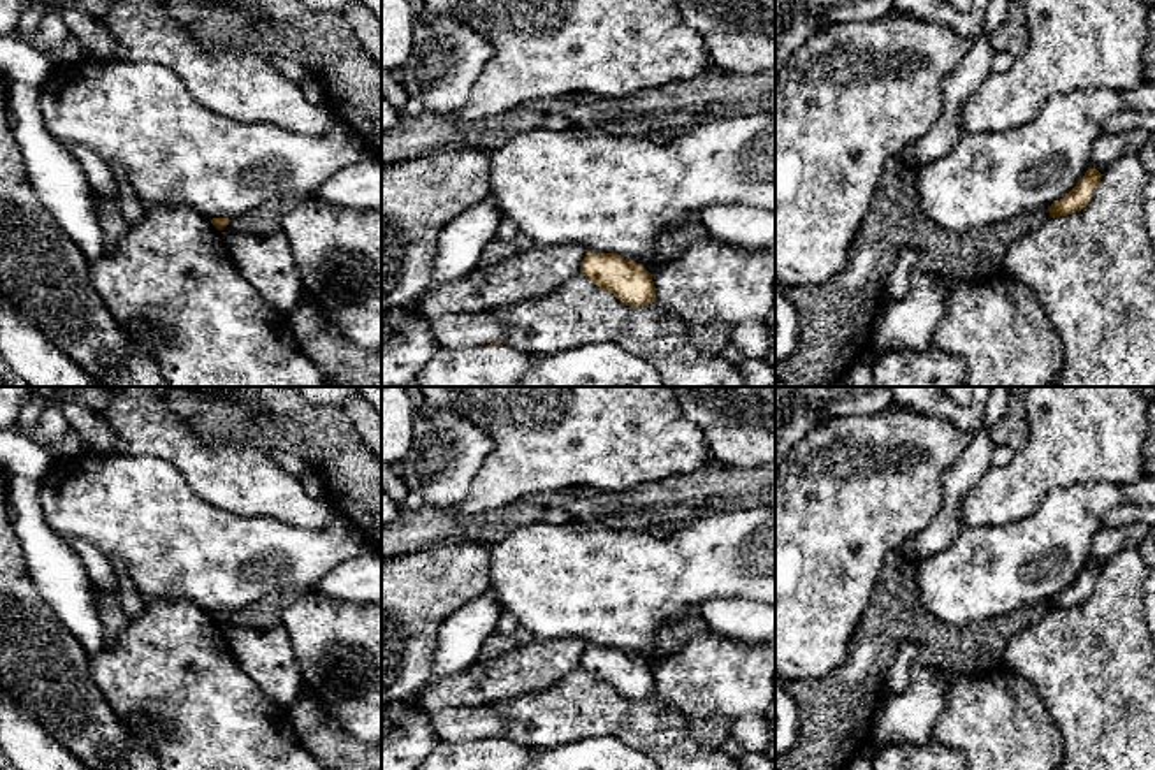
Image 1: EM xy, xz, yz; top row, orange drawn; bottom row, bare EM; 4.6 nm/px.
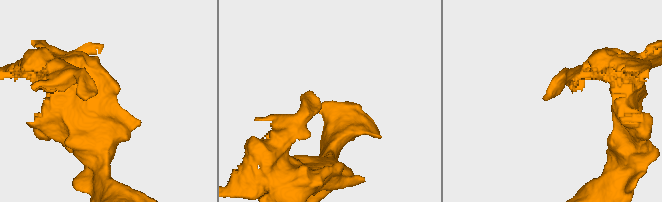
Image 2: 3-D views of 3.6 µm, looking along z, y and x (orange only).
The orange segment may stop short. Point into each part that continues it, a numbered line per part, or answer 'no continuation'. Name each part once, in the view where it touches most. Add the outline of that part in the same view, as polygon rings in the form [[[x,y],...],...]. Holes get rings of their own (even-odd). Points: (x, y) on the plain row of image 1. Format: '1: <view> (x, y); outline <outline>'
1: xz (475, 755); outline [[[439,740],[417,770],[524,770],[531,761],[531,749],[510,742]]]

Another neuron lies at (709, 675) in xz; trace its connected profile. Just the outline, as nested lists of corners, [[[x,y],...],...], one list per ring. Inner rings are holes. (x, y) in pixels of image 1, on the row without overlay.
[[[710,629],[652,668],[656,694],[689,721],[763,714],[774,698],[774,672],[775,643],[742,643]]]

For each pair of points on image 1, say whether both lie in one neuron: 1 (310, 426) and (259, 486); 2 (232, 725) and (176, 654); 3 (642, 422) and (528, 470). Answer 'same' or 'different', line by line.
1: different
2: same
3: same

